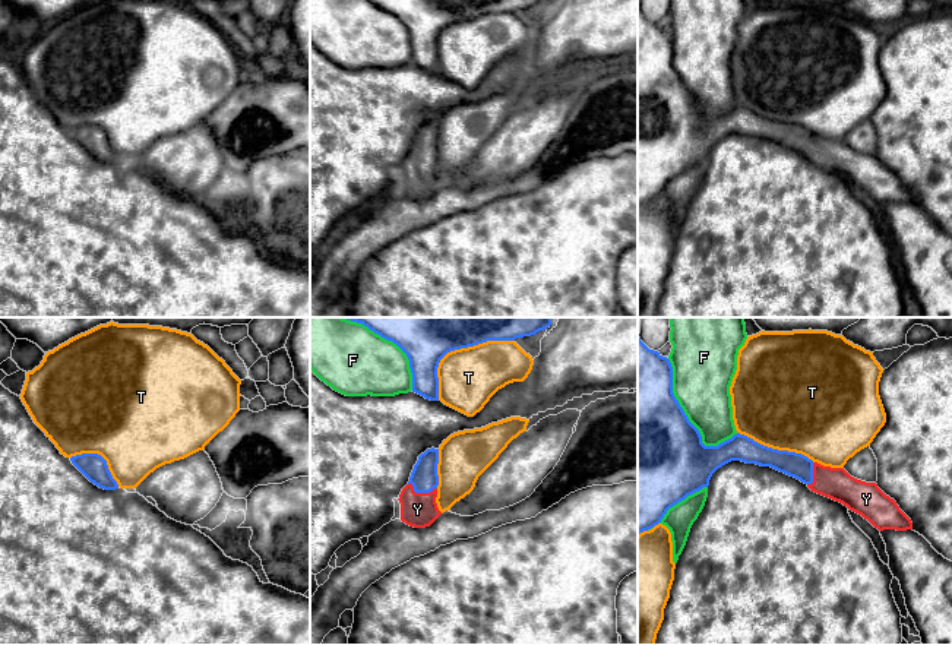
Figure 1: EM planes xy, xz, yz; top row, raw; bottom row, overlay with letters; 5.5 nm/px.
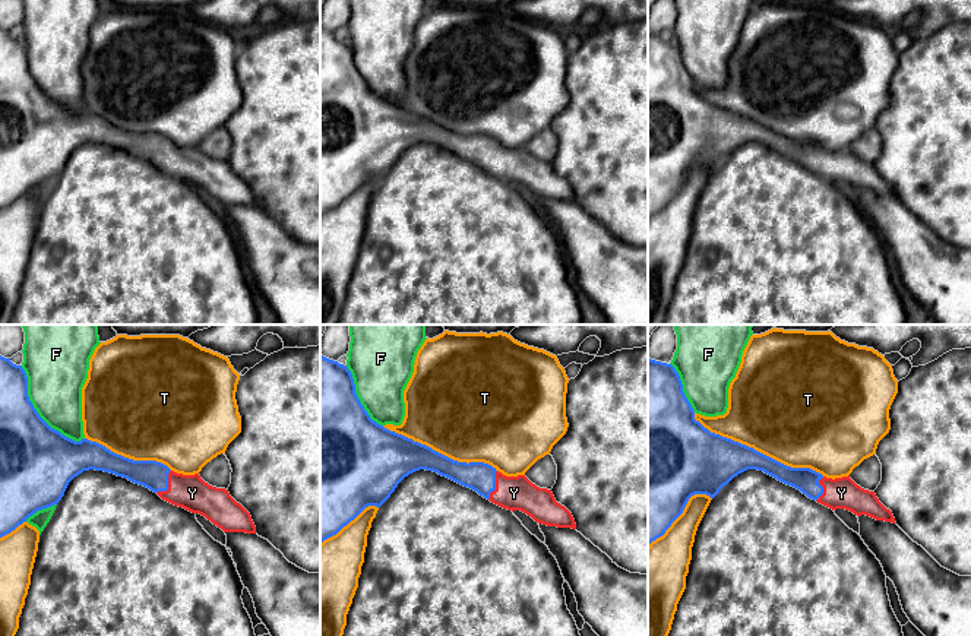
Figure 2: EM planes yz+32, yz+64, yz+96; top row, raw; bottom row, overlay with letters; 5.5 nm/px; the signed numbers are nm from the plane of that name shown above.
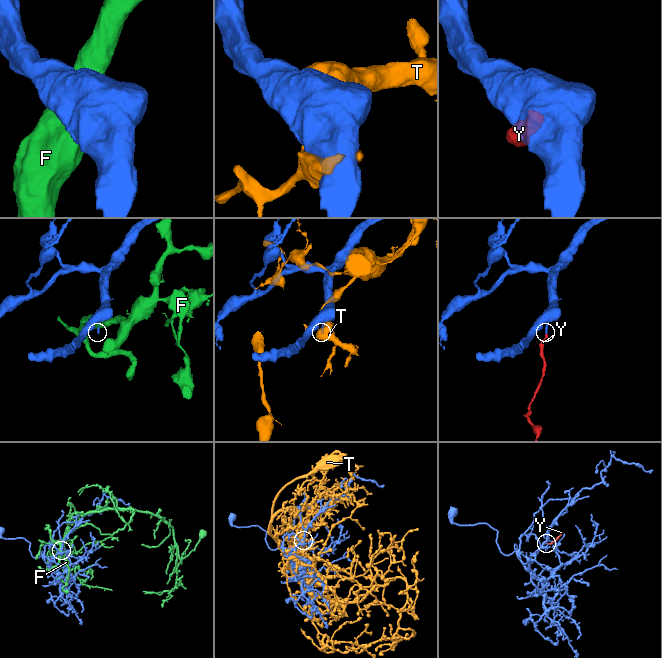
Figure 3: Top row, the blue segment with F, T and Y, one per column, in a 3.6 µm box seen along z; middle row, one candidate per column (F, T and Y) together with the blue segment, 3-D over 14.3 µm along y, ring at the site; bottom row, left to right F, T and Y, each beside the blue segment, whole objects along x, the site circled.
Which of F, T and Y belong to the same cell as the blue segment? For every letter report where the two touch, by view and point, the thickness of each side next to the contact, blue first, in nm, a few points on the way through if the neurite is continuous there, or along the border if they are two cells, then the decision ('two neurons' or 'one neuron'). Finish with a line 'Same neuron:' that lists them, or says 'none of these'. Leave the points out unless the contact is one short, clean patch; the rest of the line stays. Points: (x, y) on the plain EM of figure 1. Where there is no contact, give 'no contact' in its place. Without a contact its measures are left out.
F: contact yz (686, 89); calibres 500 and 320 nm; two neurons
T: contact xz (456, 21); calibres 220 and 320 nm; two neurons
Y: contact xz (421, 164); calibres 150 and 190 nm; way xz (424, 149), (421, 164), (417, 182); one neuron
Same neuron: Y

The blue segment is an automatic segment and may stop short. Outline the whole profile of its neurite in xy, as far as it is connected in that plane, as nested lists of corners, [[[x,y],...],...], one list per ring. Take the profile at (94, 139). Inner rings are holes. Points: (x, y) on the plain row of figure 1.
[[[82,126],[70,130],[72,136],[95,158],[104,162],[118,161],[107,133],[98,126]]]

